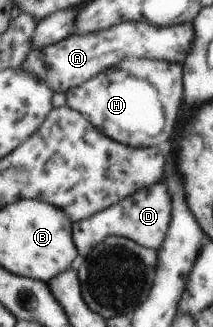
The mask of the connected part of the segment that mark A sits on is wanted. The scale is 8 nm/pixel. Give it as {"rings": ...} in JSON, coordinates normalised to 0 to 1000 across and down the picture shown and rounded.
{"rings":[[[577,67],[559,80],[512,86],[502,98],[333,104],[277,131],[207,150],[155,144],[89,208],[230,260],[254,287],[310,284],[315,275],[380,263],[408,251],[408,242],[540,202],[577,180],[728,177],[728,183],[850,196],[887,165],[887,141],[906,135],[906,116],[915,116],[915,98],[897,67],[803,80],[803,86],[709,80],[709,98],[681,67]]]}

